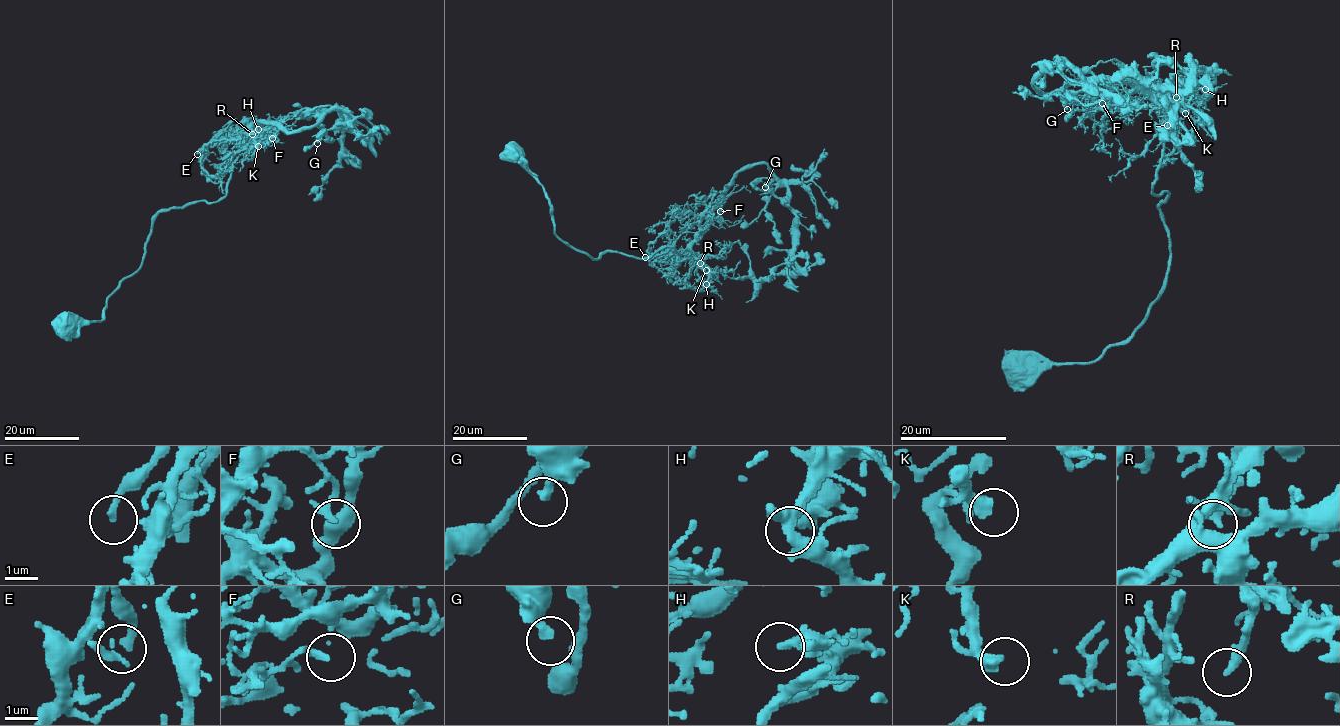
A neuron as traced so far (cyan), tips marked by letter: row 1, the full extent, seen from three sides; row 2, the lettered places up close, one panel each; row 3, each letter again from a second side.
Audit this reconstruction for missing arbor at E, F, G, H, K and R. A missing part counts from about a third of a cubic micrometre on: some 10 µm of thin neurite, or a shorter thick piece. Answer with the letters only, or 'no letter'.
K

